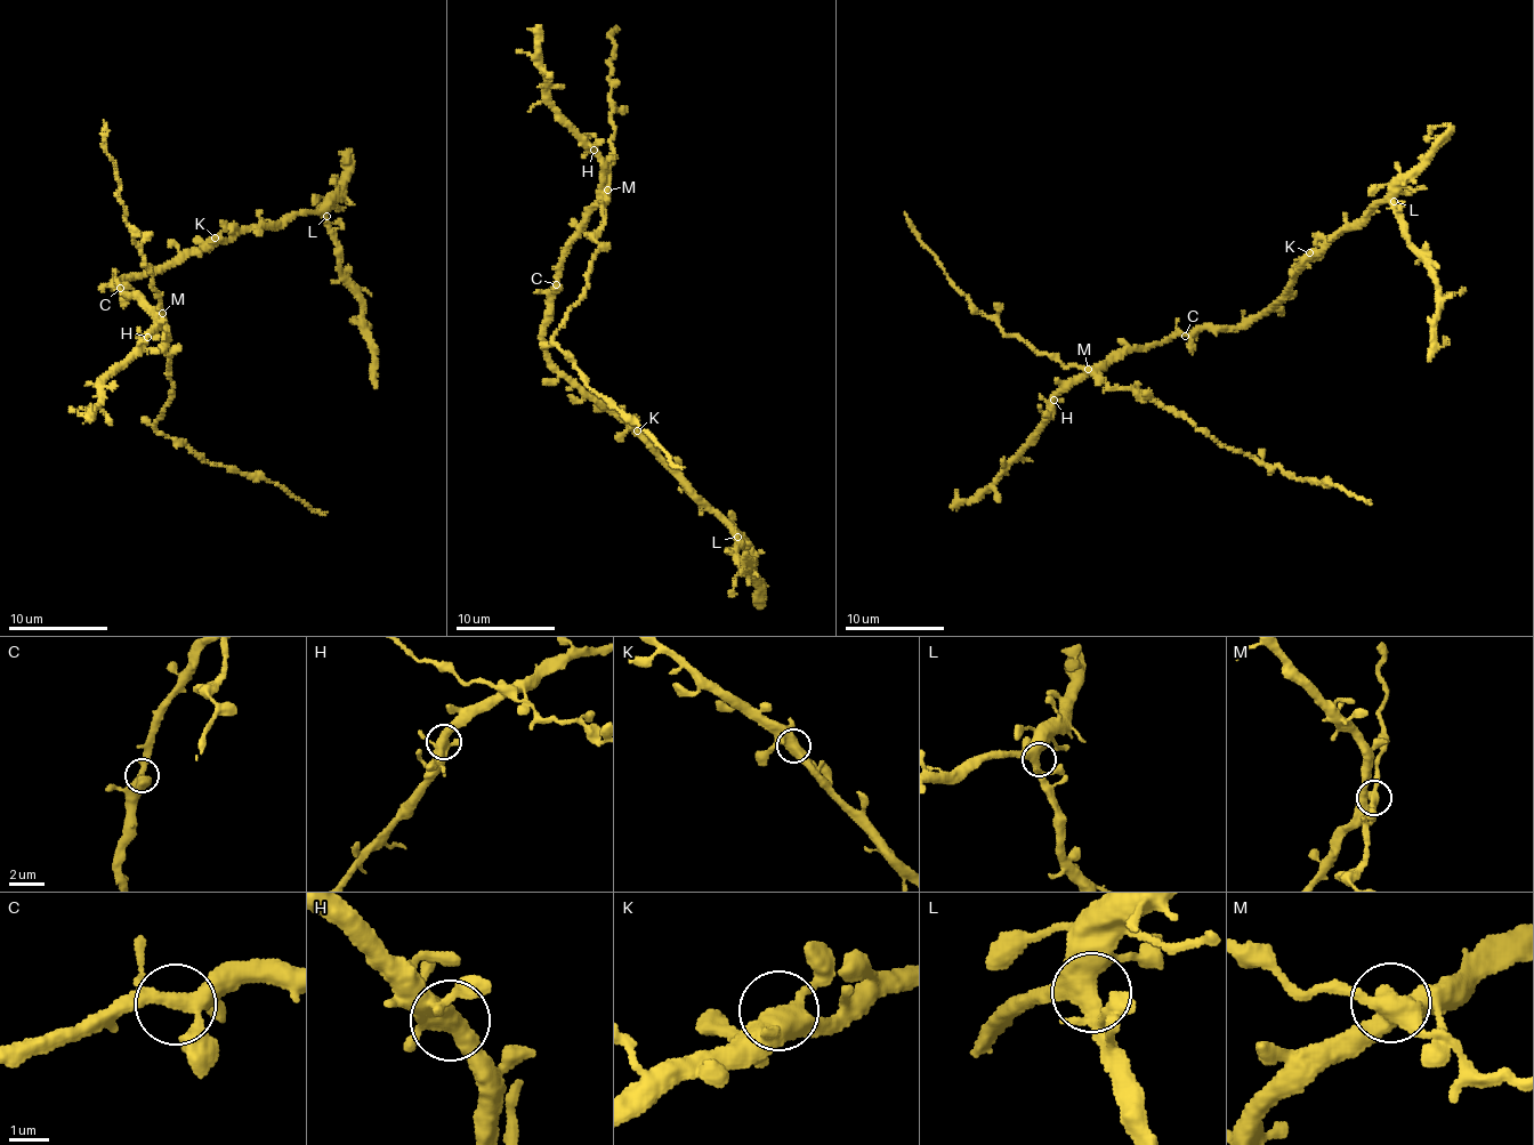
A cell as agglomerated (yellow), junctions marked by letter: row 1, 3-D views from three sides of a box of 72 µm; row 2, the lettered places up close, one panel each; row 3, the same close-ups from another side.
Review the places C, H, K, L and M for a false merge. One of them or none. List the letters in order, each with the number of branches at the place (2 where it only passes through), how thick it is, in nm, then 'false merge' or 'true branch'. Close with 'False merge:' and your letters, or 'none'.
C: branches 4; calibre 320 nm; true branch
H: branches 4; calibre 440 nm; true branch
K: branches 4; calibre 440 nm; true branch
L: branches 4; calibre 440 nm; true branch
M: branches 4; calibre 440 nm; true branch
False merge: none

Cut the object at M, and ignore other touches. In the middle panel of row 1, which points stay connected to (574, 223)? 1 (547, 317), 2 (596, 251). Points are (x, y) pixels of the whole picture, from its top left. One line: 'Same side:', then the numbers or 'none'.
Same side: 1

